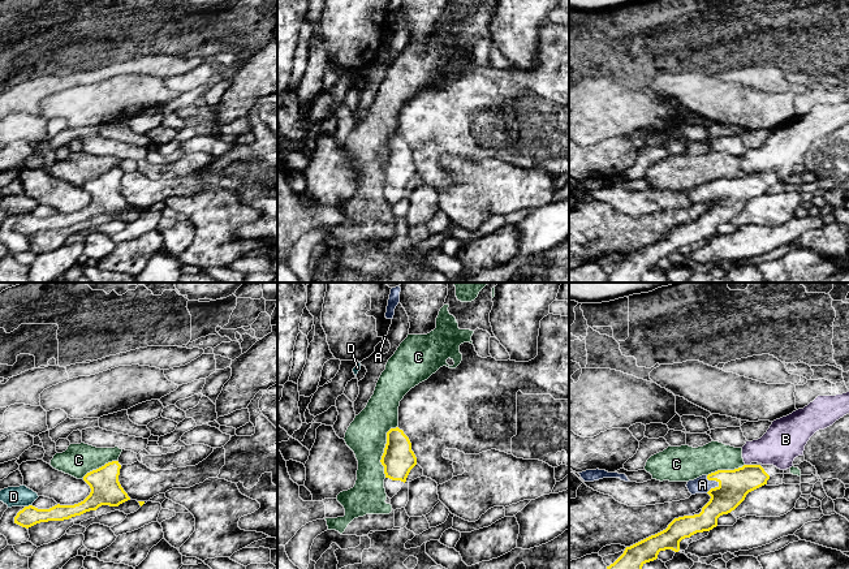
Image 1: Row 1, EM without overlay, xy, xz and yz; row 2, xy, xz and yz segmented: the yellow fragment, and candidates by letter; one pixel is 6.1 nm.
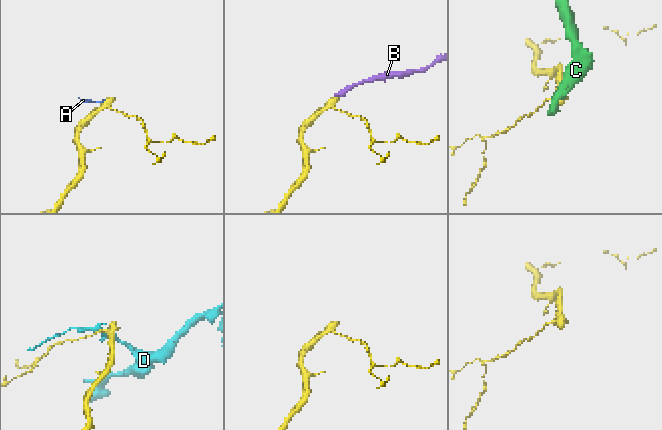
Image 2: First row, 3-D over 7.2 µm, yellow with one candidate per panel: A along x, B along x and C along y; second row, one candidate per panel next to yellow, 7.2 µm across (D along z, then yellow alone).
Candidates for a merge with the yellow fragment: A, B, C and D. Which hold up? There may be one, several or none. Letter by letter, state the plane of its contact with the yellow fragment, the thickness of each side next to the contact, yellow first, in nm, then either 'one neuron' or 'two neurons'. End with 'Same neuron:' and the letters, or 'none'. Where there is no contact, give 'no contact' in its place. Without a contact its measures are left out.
A: contact in yz; calibres 190 and 100 nm; one neuron
B: contact in yz; calibres 190 and 240 nm; one neuron
C: contact in xz; calibres 200 and 240 nm; two neurons
D: contact in xy; calibres 120 and 130 nm; two neurons
Same neuron: A, B

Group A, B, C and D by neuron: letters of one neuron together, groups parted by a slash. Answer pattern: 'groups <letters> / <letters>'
groups A B / C / D

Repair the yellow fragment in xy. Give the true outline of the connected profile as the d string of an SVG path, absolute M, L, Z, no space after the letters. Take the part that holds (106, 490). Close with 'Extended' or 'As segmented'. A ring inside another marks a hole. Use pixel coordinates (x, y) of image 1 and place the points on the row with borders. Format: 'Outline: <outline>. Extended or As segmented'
Outline: M112 461L87 473L83 480L90 486L91 492L83 501L74 505L57 504L49 509L29 505L17 513L14 523L29 529L40 522L69 520L96 510L102 505L118 507L130 500L118 482L120 469L118 461Z. As segmented

